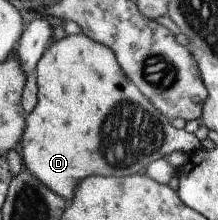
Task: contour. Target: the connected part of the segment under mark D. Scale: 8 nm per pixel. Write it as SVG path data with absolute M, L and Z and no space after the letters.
M80 33L67 34L52 43L37 63L38 97L36 107L26 117L19 146L21 161L38 181L68 203L74 197L76 186L88 175L124 177L144 173L150 163L172 152L182 151L189 155L202 148L194 133L172 126L154 103L126 79L127 75L116 61L112 48Z

